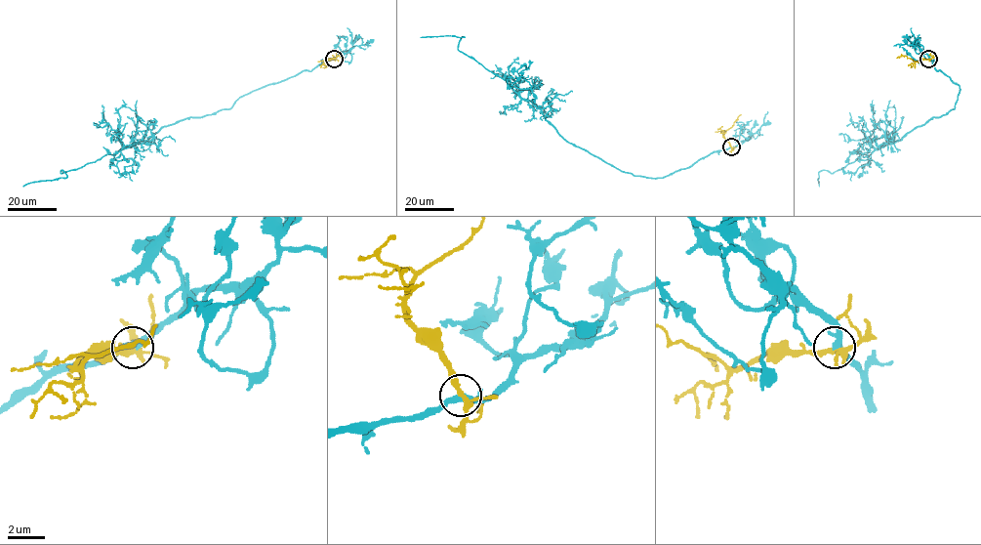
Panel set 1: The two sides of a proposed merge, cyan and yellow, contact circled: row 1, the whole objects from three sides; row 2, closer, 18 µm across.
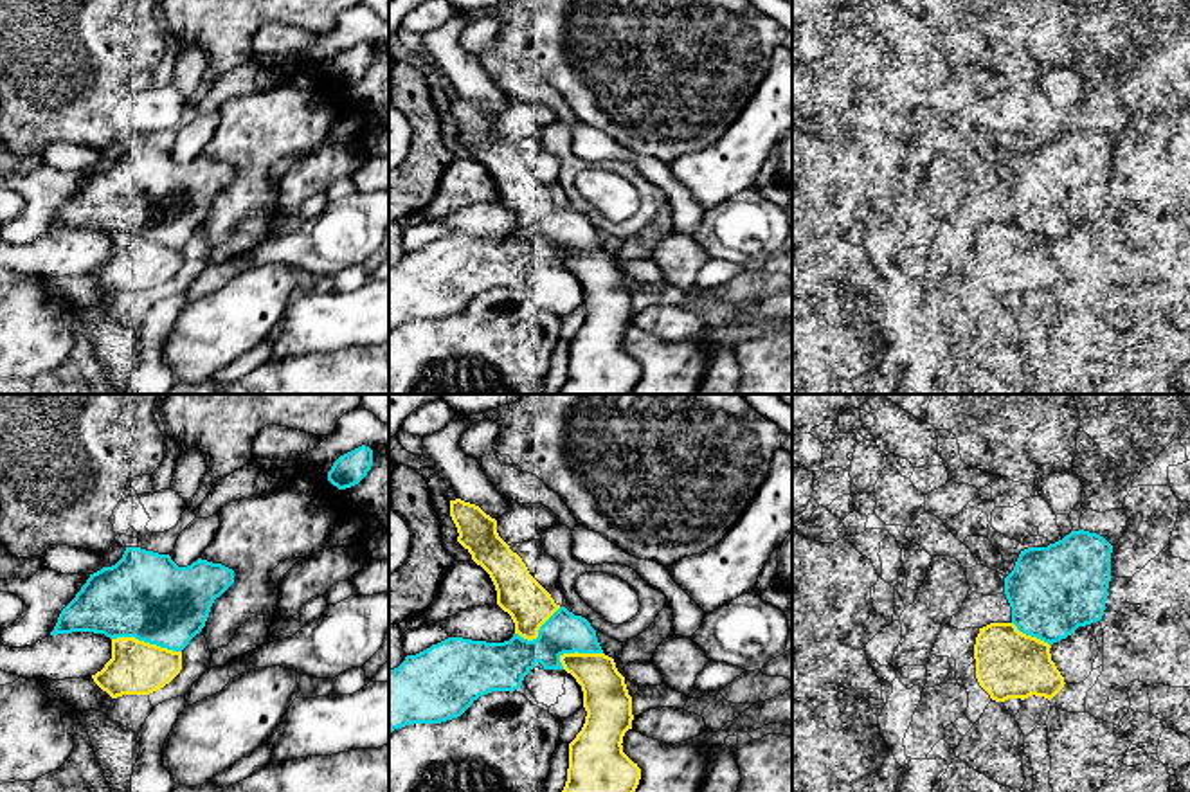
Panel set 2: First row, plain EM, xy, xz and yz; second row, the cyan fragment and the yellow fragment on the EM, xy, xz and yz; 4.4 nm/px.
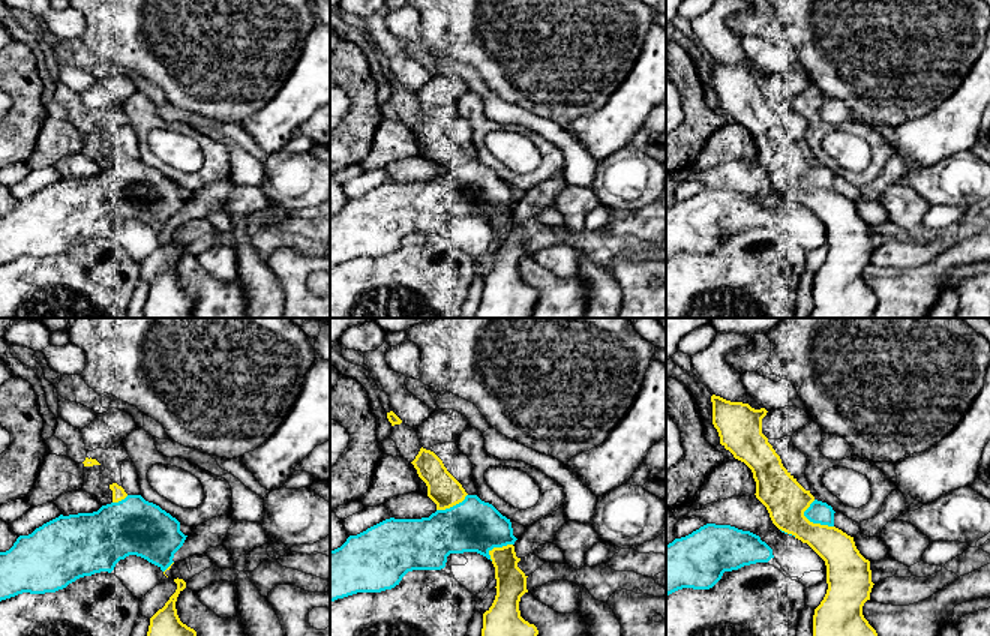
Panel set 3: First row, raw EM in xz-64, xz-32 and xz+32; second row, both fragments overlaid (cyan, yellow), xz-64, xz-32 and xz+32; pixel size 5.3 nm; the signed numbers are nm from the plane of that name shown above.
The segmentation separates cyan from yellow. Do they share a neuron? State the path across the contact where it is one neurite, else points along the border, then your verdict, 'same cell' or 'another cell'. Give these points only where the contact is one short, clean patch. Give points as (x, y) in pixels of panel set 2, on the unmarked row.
another cell

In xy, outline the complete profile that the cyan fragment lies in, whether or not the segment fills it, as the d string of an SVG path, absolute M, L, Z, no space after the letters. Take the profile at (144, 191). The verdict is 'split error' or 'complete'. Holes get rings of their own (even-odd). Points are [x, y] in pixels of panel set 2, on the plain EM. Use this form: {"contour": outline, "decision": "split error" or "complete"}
{"contour": "M126 144L115 162L90 171L50 232L94 229L182 248L234 173L232 166L202 155L178 164L169 151Z", "decision": "complete"}

